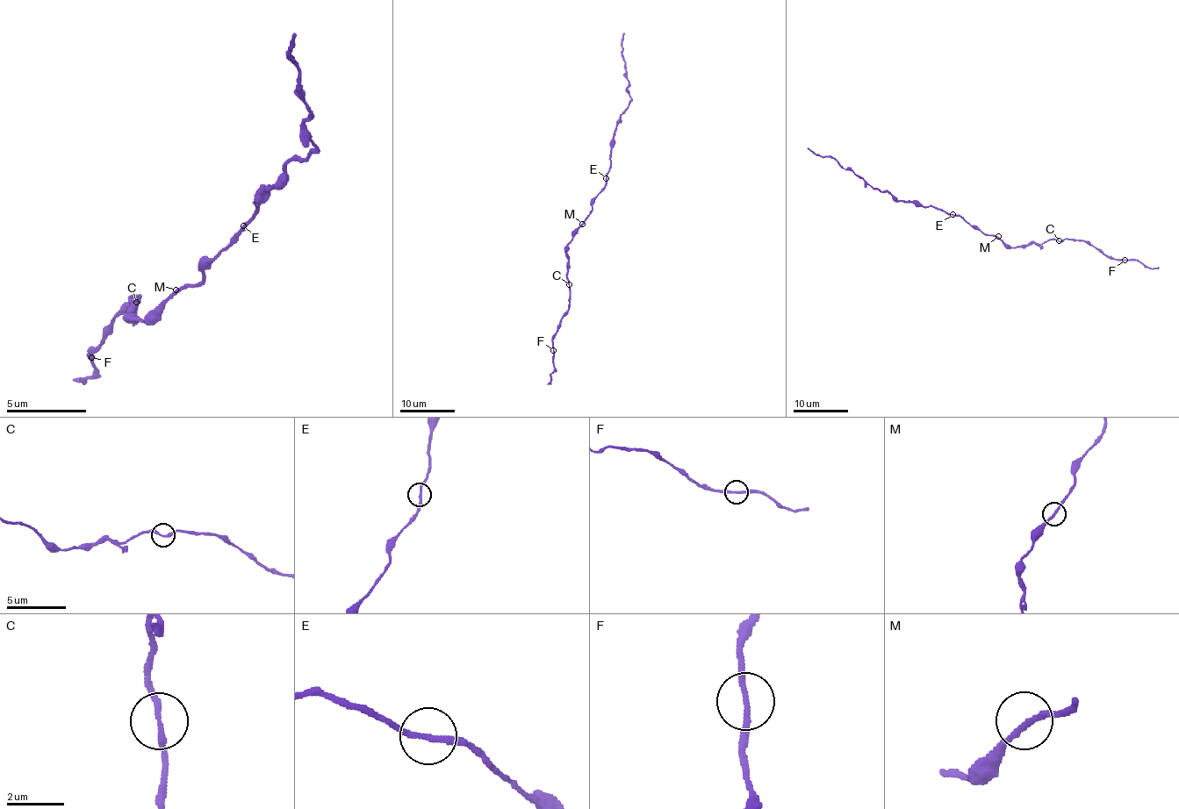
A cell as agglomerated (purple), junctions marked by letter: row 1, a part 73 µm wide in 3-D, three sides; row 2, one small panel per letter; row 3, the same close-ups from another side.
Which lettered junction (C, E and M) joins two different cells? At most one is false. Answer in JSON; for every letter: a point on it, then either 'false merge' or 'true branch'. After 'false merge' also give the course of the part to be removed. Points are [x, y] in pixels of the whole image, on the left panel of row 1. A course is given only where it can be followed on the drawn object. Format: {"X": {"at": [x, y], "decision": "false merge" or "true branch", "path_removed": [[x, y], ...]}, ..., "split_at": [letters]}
{"C": {"at": [136, 302], "decision": "true branch"}, "E": {"at": [243, 225], "decision": "true branch"}, "M": {"at": [176, 289], "decision": "true branch"}, "split_at": []}

